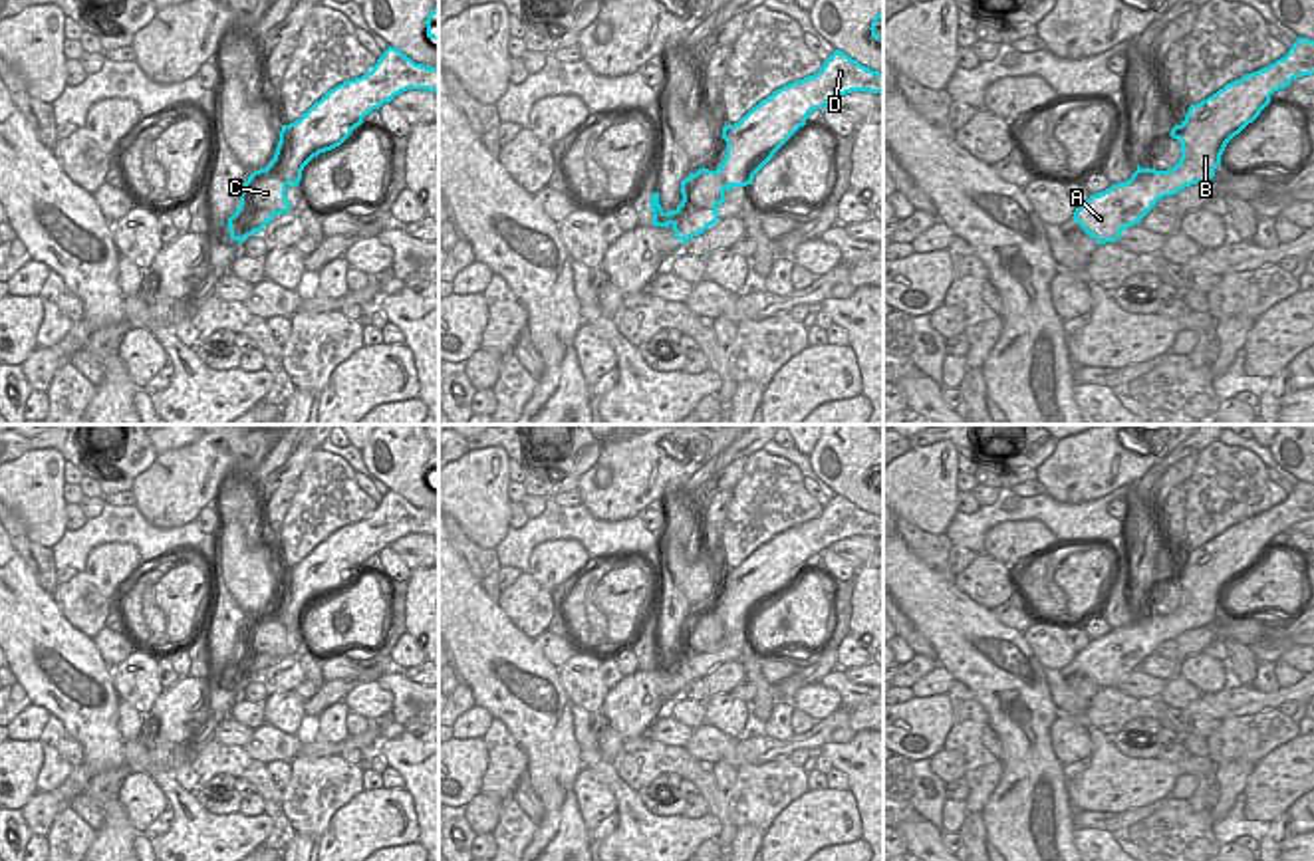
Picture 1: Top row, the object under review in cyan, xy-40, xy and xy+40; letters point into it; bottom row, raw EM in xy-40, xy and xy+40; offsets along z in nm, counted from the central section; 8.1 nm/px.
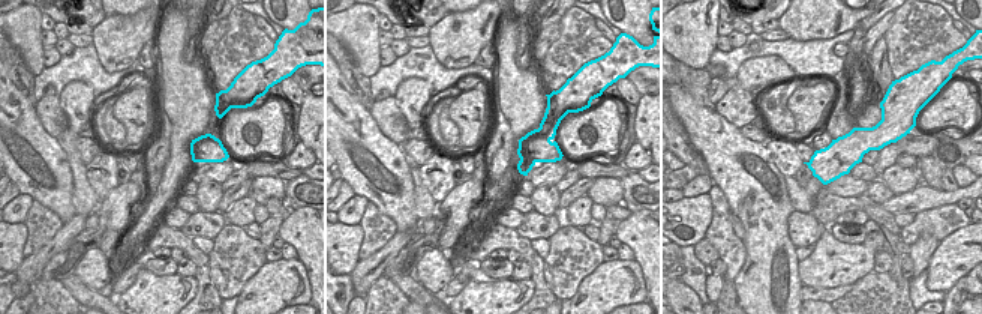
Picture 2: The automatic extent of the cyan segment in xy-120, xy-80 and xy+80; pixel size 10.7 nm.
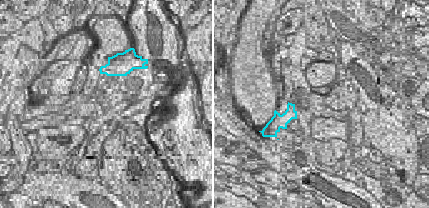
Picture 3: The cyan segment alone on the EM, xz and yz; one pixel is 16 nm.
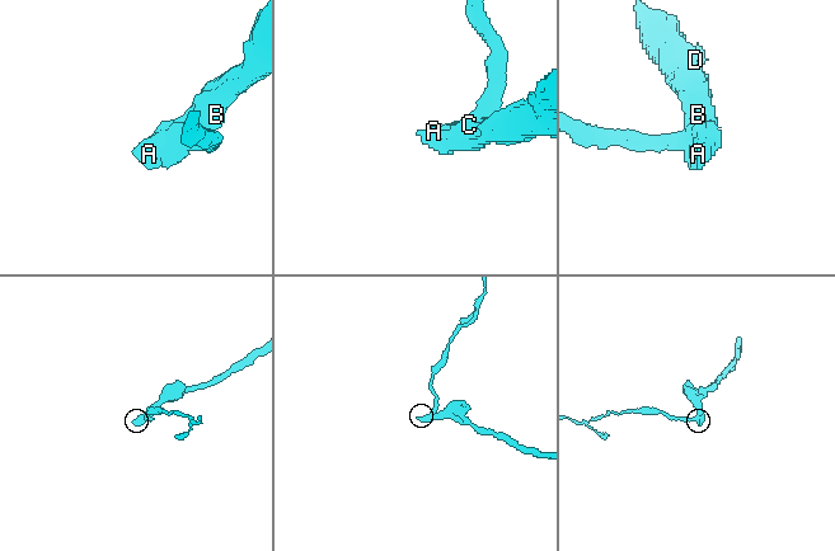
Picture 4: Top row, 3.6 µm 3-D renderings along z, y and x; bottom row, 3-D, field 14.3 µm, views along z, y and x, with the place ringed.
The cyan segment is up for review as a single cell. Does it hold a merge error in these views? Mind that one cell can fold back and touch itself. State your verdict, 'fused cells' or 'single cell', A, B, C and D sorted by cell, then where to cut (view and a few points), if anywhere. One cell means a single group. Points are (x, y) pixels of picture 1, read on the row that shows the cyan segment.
fused cells; groups A B D / C; cut xy (693, 175), (697, 183), (691, 191), (691, 203), (713, 209)

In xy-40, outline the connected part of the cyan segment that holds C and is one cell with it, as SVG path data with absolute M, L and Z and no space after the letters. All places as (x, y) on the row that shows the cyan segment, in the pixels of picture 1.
M270 167L254 171L240 190L240 204L246 204L248 208L272 210L274 214L290 212L286 181Z

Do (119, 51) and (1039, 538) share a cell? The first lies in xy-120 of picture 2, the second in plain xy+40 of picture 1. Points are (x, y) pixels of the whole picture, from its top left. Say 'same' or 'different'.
different

